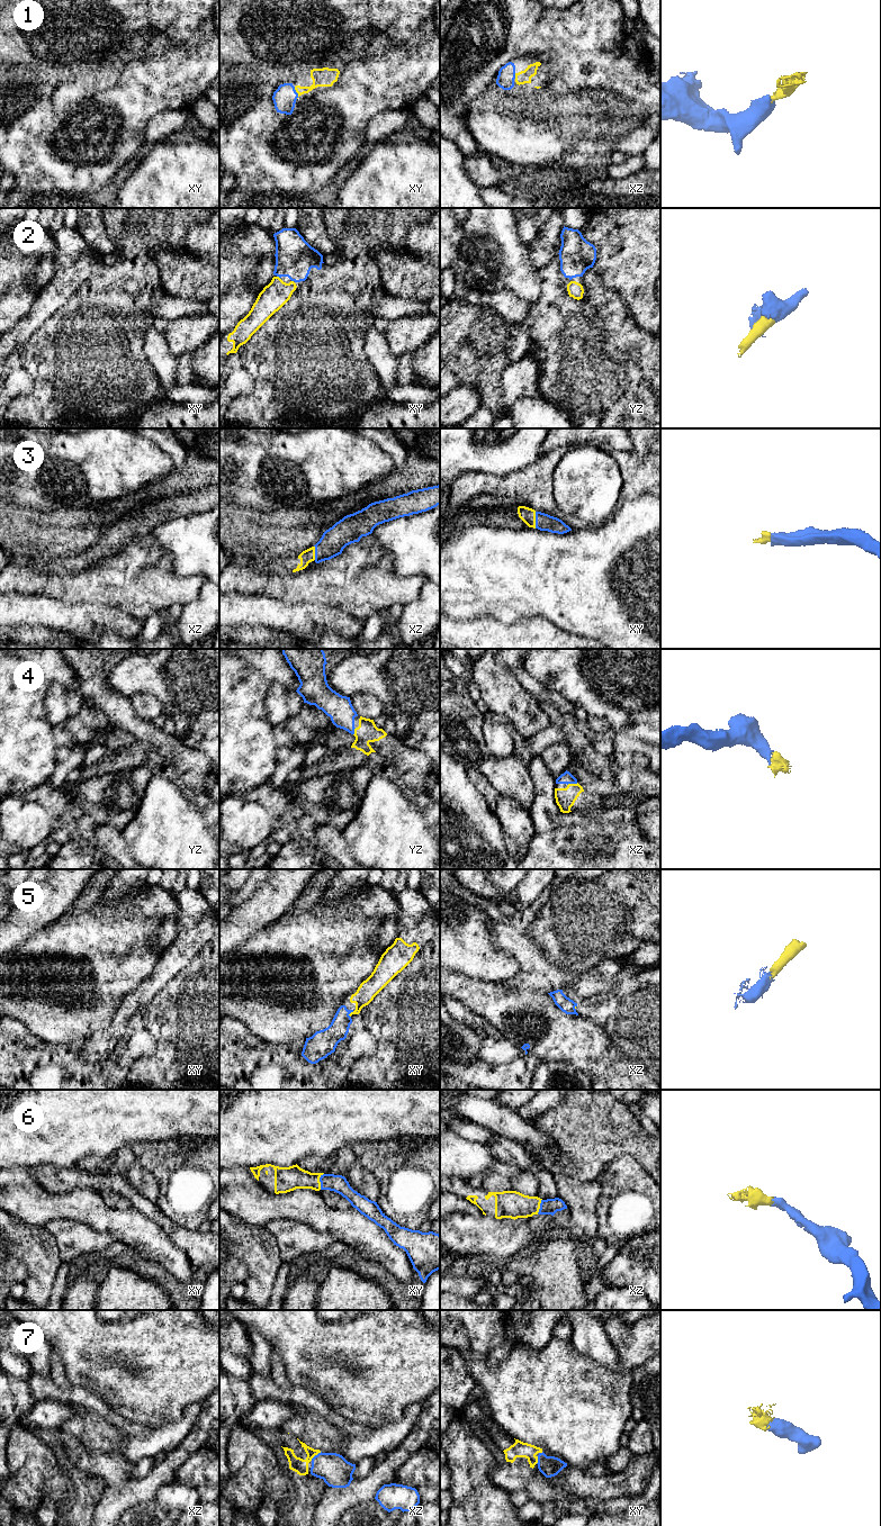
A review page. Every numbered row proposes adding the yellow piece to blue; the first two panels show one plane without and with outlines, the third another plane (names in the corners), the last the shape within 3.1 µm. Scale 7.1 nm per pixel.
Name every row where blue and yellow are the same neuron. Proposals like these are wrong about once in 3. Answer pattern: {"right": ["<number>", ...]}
{"right": ["1", "2", "3", "4", "5", "6", "7"]}

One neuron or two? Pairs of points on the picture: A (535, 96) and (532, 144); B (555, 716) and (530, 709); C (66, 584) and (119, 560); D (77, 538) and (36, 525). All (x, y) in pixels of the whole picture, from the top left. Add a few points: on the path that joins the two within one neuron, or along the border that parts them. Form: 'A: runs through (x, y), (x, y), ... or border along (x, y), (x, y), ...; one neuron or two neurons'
A: runs through (522, 106), (519, 109), (520, 132); one neuron
B: border along (538, 701), (553, 722); two neurons
C: runs through (80, 584), (96, 584), (106, 574); one neuron
D: runs through (66, 534), (46, 534); one neuron

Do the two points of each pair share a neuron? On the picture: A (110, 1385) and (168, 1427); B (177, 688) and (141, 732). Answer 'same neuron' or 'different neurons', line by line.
A: different neurons
B: different neurons

